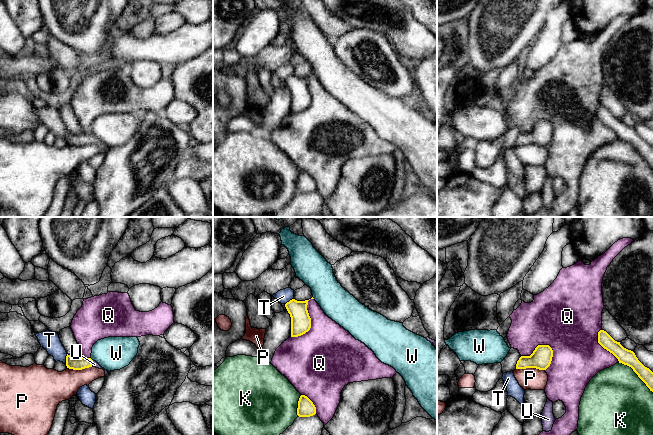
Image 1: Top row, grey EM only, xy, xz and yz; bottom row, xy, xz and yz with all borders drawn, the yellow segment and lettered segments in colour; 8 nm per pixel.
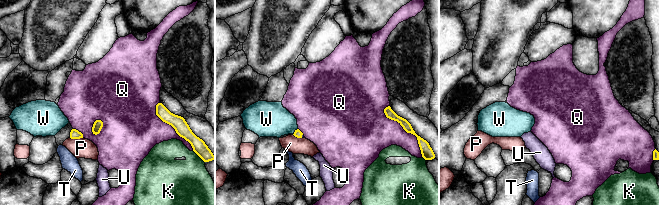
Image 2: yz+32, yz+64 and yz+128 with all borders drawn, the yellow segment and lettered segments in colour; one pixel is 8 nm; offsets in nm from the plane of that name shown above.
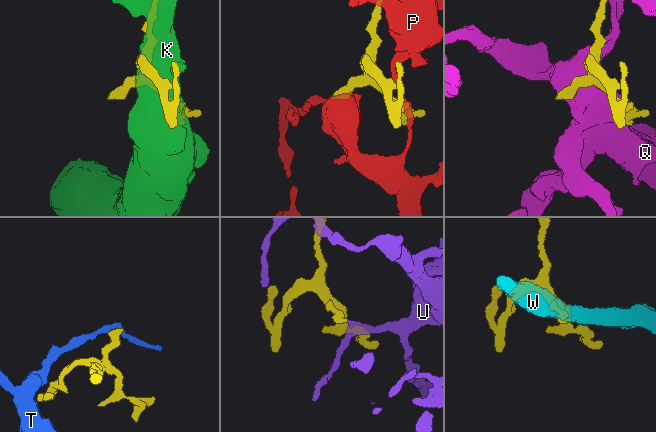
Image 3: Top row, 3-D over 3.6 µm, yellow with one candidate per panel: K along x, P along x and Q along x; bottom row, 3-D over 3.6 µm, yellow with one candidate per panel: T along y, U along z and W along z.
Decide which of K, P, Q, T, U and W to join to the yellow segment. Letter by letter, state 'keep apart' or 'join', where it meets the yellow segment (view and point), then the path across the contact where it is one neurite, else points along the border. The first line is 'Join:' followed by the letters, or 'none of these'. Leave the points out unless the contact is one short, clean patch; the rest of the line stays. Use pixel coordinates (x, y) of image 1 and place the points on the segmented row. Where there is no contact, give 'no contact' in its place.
Join: U
K: keep apart; meets yellow in yz at (636, 373)
P: keep apart; meets yellow in yz at (530, 367)
Q: keep apart; meets yellow in yz at (536, 347)
T: keep apart; meets yellow in xy at (66, 359); border along xy (67, 354), (65, 363)
U: join; meets yellow in xy at (92, 362); runs through xy (81, 363), (92, 362), (94, 364)
W: keep apart; meets yellow in xy at (91, 359); border along xy (90, 358), (92, 360)

